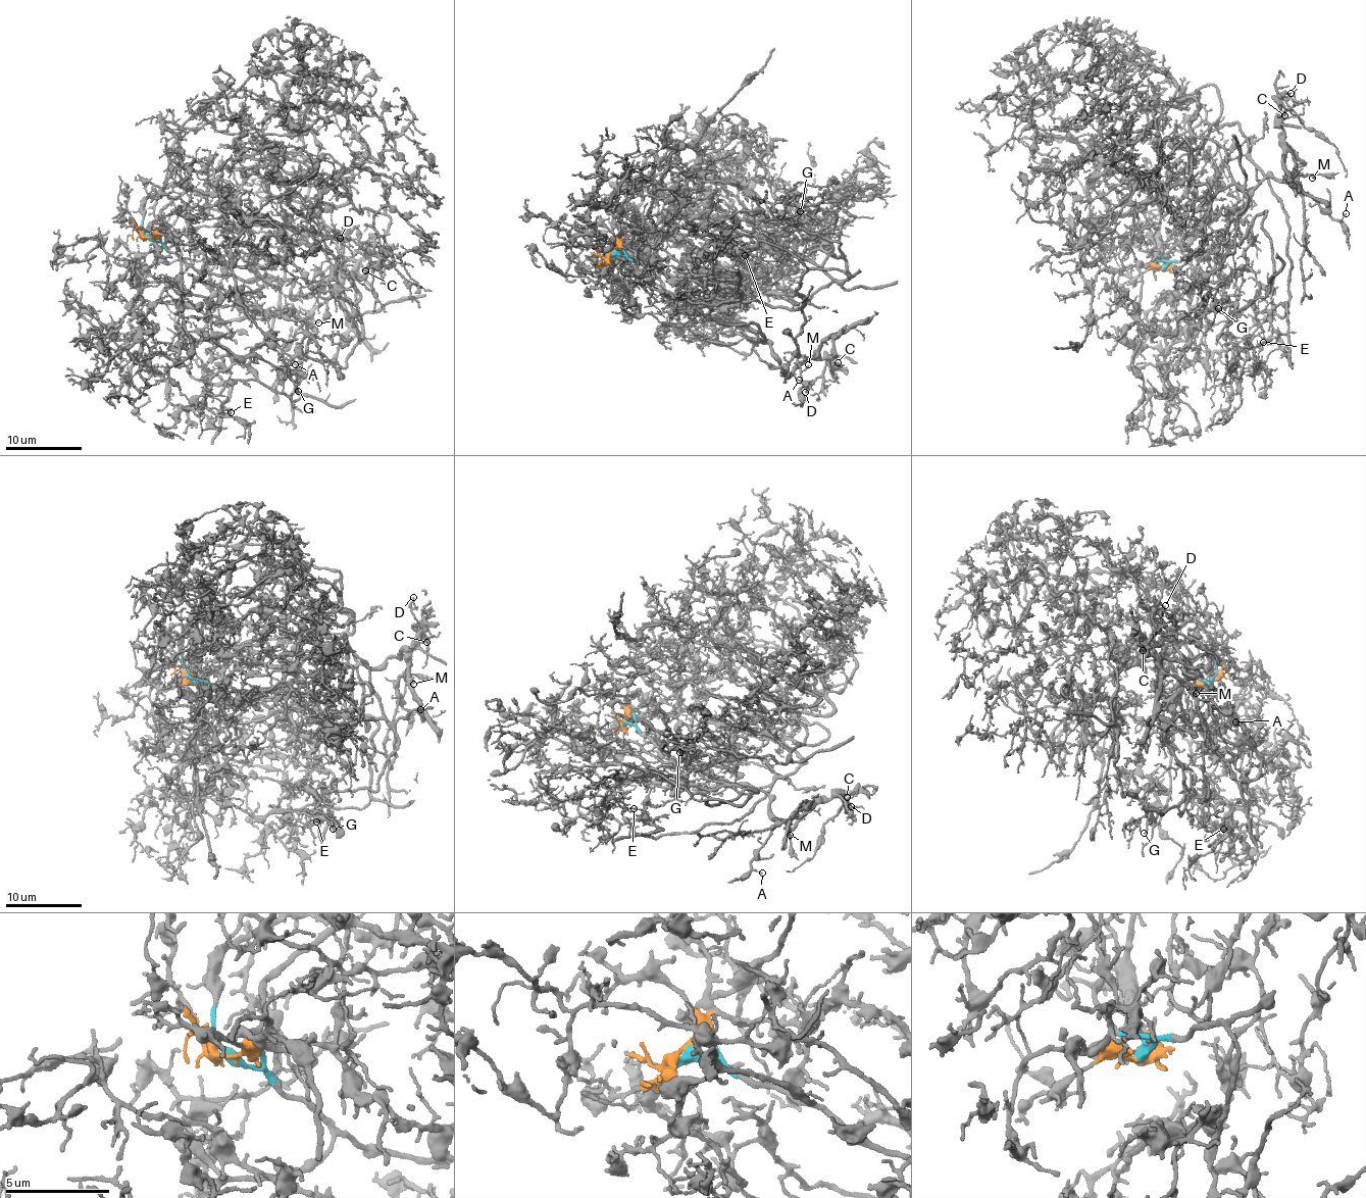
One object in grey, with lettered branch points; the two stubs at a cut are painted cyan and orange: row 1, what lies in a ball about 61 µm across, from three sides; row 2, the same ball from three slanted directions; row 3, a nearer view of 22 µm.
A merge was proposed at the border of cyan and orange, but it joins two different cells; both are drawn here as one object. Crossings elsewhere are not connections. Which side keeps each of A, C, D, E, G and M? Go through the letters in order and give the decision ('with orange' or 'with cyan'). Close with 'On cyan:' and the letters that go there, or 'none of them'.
A: with cyan
C: with cyan
D: with cyan
E: with orange
G: with orange
M: with cyan
On cyan: A, C, D, M

